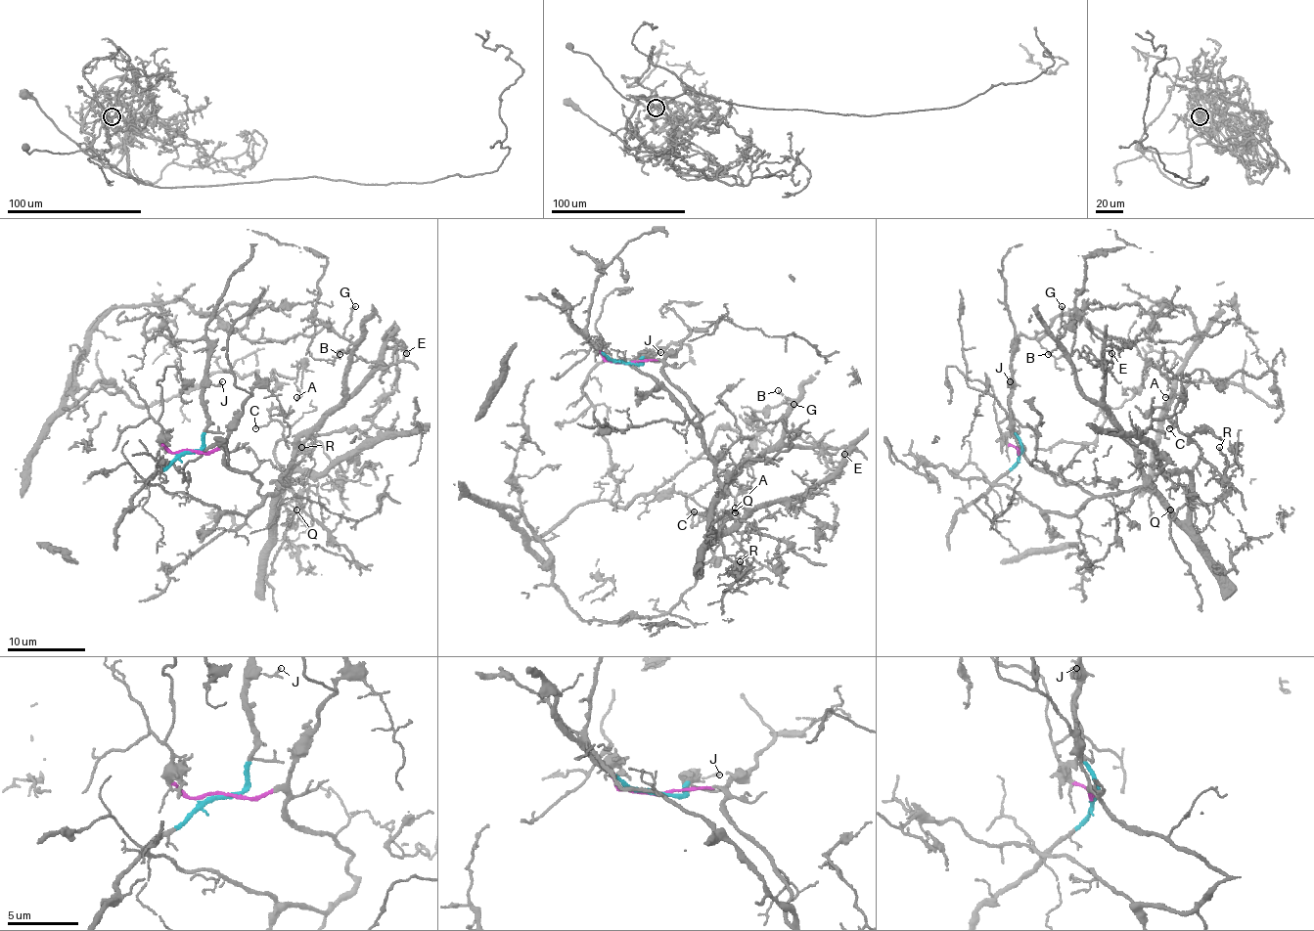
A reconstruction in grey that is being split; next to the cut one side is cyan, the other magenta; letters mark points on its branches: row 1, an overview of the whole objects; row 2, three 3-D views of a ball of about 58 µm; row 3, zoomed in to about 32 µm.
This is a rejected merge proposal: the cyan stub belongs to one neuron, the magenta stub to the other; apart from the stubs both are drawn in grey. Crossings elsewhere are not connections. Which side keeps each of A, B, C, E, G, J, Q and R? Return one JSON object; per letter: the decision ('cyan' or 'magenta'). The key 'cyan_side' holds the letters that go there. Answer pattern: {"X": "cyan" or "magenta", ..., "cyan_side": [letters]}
{"A": "cyan", "B": "magenta", "C": "magenta", "E": "magenta", "G": "magenta", "J": "cyan", "Q": "magenta", "R": "magenta", "cyan_side": ["A", "J"]}

